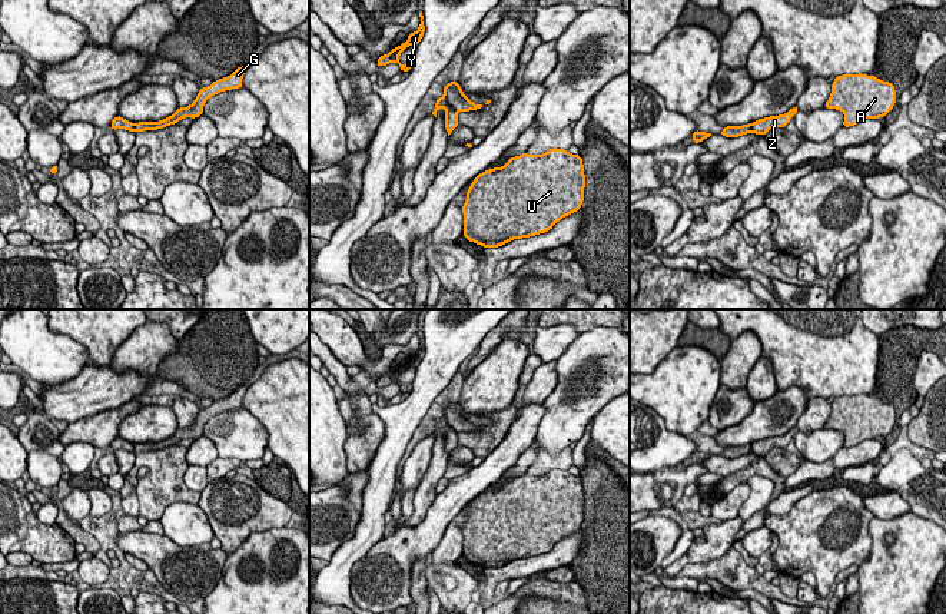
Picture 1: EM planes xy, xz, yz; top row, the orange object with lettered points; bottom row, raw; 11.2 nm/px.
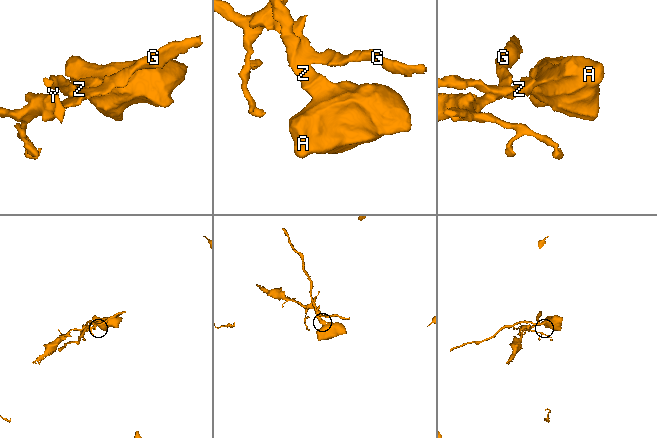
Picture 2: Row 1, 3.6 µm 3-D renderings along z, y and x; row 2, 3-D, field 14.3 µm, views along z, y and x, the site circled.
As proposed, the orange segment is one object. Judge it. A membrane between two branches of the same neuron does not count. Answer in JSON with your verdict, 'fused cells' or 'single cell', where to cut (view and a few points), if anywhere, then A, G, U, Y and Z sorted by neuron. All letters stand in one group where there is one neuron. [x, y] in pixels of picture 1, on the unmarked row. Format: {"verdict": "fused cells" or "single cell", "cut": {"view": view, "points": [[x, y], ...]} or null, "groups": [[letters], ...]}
{"verdict": "fused cells", "cut": {"view": "xz", "points": [[444, 415], [455, 432]]}, "groups": [["A", "U", "Z"], ["G", "Y"]]}

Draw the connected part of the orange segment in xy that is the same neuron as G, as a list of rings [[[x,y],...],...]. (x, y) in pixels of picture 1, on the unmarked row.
[[[240,386],[230,396],[215,401],[210,406],[199,409],[199,414],[192,425],[189,425],[185,429],[177,428],[177,431],[172,437],[163,441],[133,444],[133,452],[136,454],[136,452],[145,452],[145,451],[157,451],[157,449],[163,449],[170,445],[176,445],[179,441],[185,438],[196,439],[202,437],[203,427],[208,419],[225,411],[243,408],[242,399],[243,399],[246,389],[248,389],[246,386]]]

